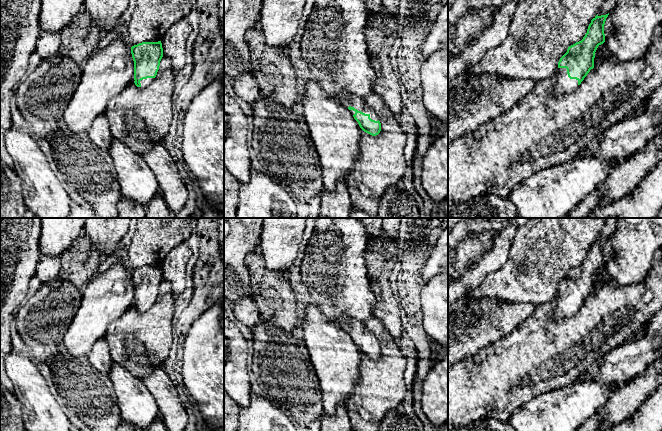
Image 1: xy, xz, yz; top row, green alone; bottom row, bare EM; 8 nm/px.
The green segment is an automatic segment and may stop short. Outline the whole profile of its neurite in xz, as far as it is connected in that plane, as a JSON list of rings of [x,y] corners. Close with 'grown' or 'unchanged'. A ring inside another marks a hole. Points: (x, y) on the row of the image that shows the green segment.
[[[346,93],[340,94],[337,99],[344,107],[350,110],[354,119],[364,132],[372,136],[376,136],[380,133],[381,123],[379,118],[366,103],[365,99]]]; grown

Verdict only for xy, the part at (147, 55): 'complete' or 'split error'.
split error

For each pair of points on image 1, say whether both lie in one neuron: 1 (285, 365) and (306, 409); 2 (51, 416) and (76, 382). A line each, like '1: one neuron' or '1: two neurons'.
1: one neuron
2: two neurons

